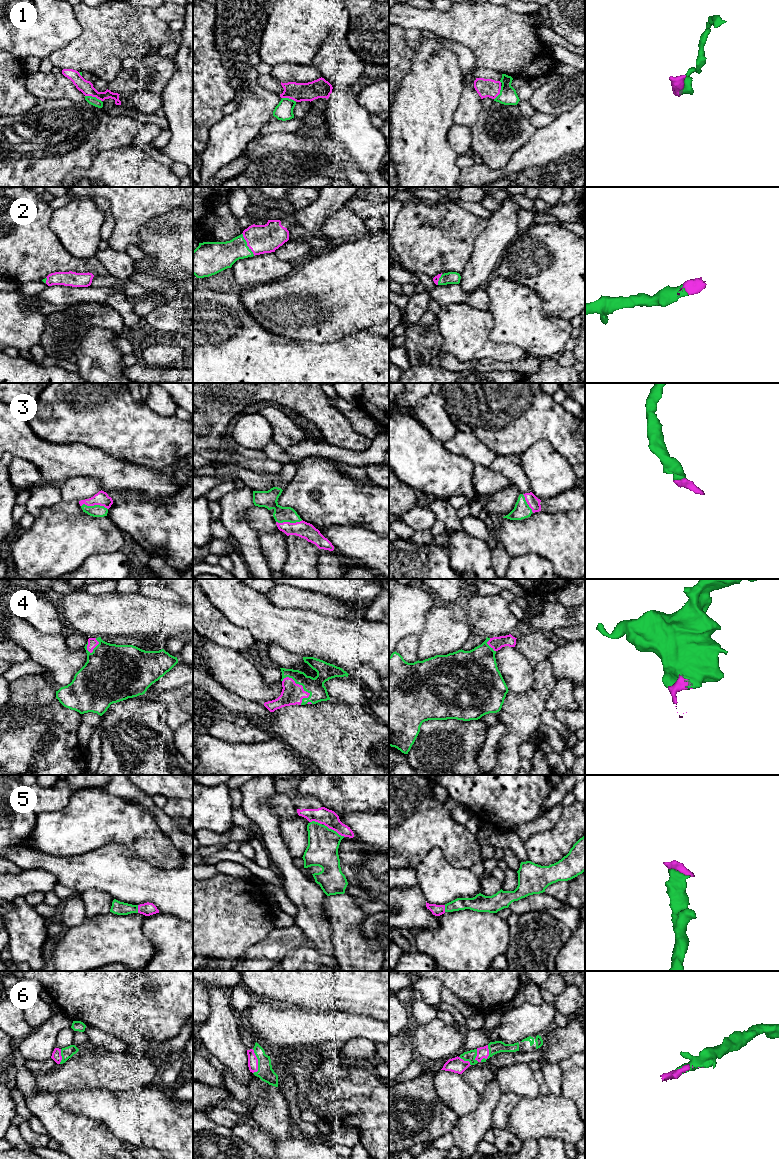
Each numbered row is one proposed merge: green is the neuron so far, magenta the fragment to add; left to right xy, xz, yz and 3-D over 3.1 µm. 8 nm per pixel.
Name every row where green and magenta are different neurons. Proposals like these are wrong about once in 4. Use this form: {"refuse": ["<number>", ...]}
{"refuse": []}

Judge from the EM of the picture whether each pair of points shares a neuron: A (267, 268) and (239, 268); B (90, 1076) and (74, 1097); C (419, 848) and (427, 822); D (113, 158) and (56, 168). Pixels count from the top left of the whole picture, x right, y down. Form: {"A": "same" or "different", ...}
{"A": "same", "B": "different", "C": "same", "D": "different"}

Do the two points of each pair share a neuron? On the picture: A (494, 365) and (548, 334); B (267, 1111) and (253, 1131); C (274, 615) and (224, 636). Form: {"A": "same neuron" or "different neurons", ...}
{"A": "different neurons", "B": "different neurons", "C": "different neurons"}

